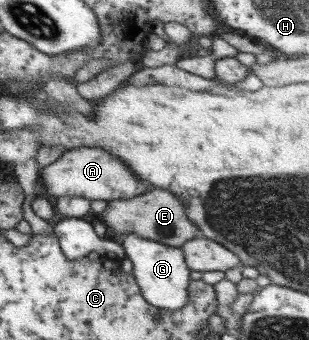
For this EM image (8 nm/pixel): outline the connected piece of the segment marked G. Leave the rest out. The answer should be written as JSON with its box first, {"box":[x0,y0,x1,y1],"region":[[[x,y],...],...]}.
{"box":[120,233,192,311],"region":[[[123,233],[120,245],[124,248],[126,258],[133,264],[132,275],[136,278],[140,291],[146,302],[164,311],[176,311],[187,302],[189,273],[192,271],[185,260],[185,253],[181,247],[175,248],[146,239],[135,233]]]}

